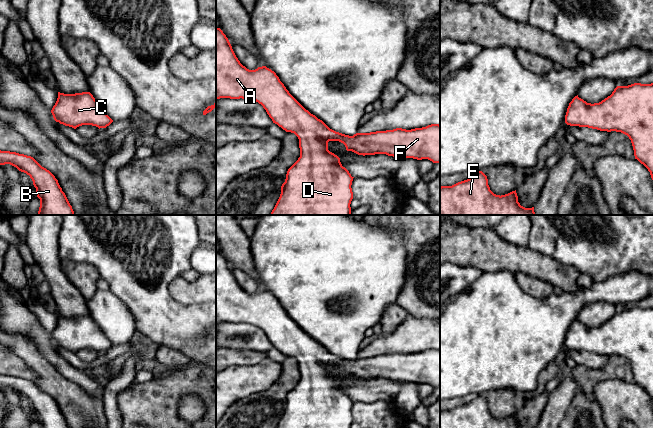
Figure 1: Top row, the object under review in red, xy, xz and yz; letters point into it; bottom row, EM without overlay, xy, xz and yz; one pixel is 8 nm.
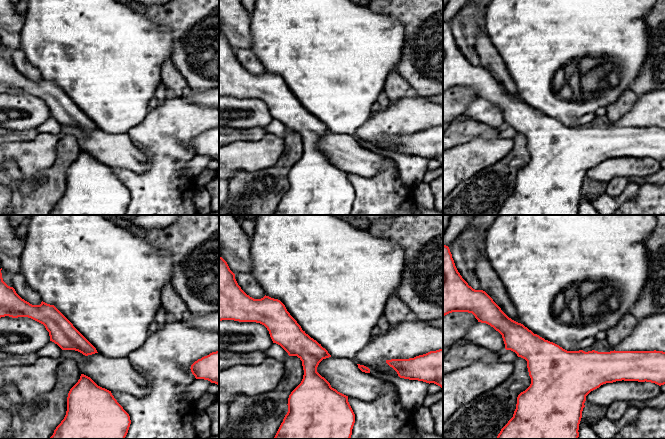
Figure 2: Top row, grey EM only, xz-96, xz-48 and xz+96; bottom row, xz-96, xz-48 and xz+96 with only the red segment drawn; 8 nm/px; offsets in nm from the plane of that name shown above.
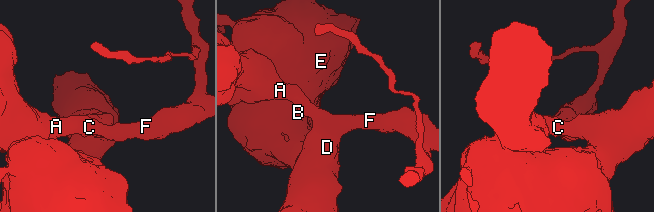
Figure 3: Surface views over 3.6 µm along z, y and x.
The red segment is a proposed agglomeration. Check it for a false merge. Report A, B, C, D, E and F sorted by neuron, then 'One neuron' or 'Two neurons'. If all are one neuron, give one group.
Groups: A B C D E F. One neuron

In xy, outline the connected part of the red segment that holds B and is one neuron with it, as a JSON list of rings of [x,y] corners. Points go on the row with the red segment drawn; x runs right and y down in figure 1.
[[[0,150],[0,165],[5,164],[16,167],[32,179],[36,195],[40,199],[37,215],[75,215],[58,180],[33,157]]]

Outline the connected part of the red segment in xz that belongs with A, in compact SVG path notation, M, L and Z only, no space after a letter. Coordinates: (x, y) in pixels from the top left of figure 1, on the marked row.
M216 28L216 100L220 98L250 99L258 102L266 110L273 123L286 132L294 133L299 139L300 157L288 169L285 182L281 186L280 197L270 215L351 215L351 201L353 199L352 181L349 171L342 166L340 158L328 150L329 141L343 143L347 151L358 155L386 154L393 157L428 159L433 163L440 163L440 125L431 124L422 128L406 130L376 131L370 133L356 133L345 135L330 129L322 120L306 110L286 89L274 71L266 66L249 70L236 57L232 46L220 28Z

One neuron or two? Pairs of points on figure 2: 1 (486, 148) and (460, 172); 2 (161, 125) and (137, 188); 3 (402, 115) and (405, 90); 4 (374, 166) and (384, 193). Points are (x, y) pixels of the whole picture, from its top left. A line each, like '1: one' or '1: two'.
1: one
2: one
3: two
4: two

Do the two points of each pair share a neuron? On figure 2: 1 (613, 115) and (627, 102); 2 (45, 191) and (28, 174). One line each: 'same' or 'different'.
1: same
2: different

